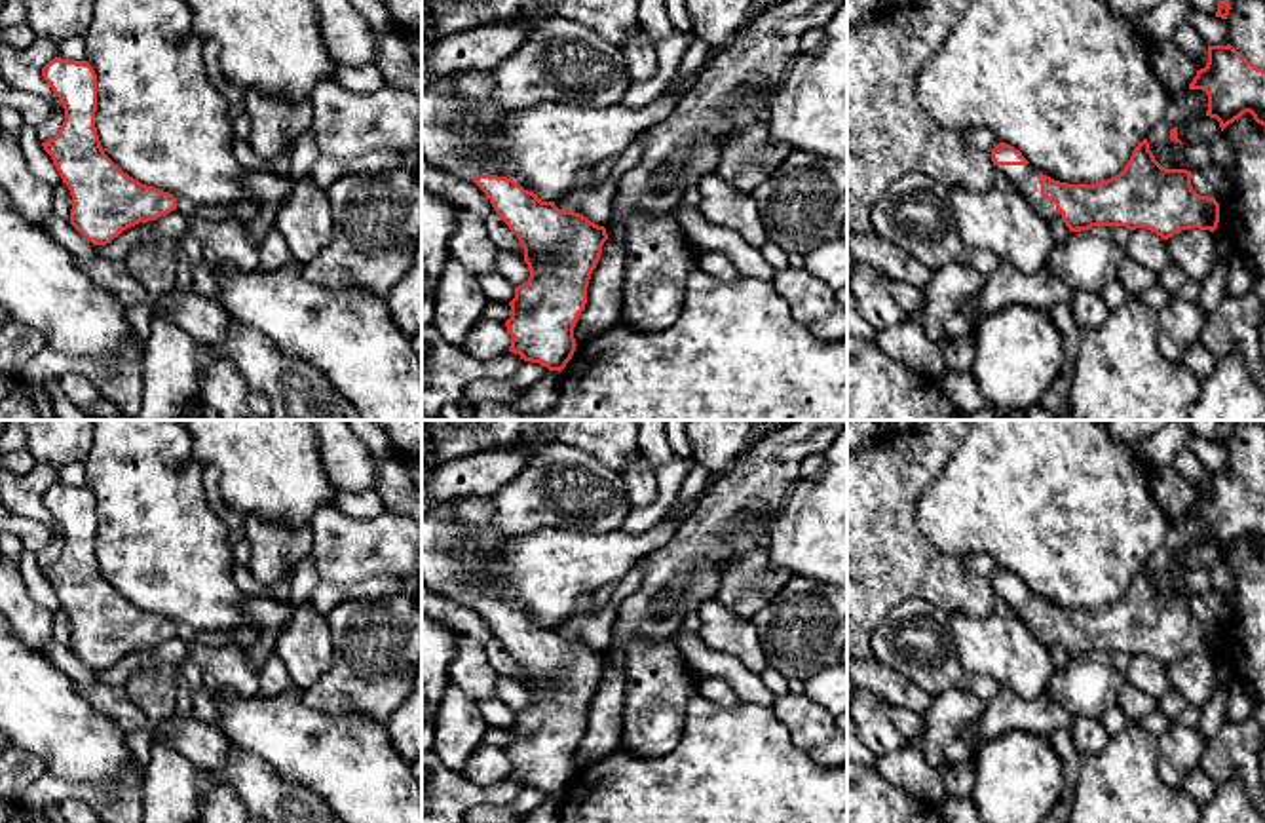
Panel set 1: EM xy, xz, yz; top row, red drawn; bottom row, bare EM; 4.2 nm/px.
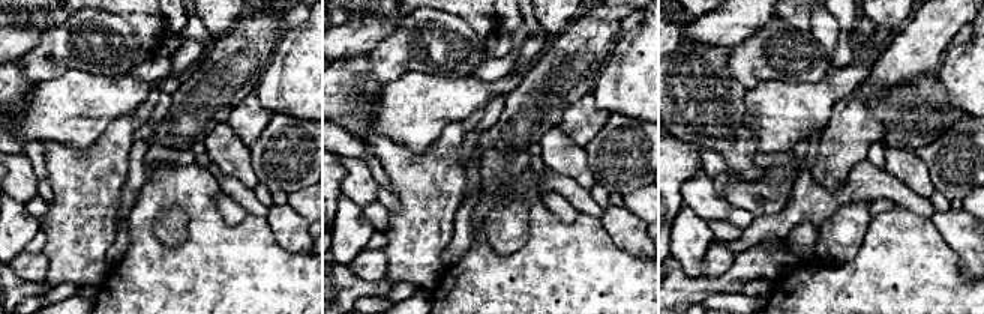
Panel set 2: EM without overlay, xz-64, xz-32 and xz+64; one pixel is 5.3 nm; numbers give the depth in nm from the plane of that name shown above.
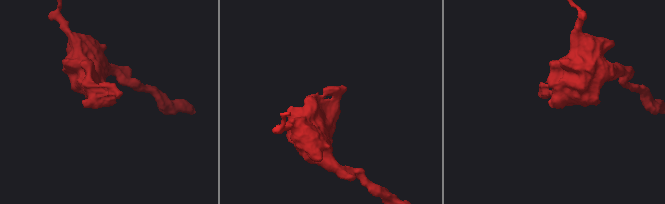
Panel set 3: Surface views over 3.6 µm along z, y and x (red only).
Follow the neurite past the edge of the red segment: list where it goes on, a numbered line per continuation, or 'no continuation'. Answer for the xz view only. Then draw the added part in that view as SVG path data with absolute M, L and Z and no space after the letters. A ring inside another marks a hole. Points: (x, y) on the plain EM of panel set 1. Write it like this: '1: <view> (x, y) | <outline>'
1: xz (462, 552) | M490 496L435 504L422 515L422 584L435 595L473 608L479 601L509 603L501 589L509 538L492 523Z

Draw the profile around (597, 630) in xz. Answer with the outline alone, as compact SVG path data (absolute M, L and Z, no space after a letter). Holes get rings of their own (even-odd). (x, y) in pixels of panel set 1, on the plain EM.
M610 601L604 608L593 614L568 620L560 627L562 637L574 637L587 642L598 652L606 652L614 642L614 625L617 620L617 606Z

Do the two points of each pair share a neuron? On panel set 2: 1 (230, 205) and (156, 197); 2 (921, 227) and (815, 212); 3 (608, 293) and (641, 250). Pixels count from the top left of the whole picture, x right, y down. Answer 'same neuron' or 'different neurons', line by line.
1: different neurons
2: different neurons
3: different neurons

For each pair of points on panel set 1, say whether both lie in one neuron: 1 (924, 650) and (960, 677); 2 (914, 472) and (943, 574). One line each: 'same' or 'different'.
1: same
2: same

